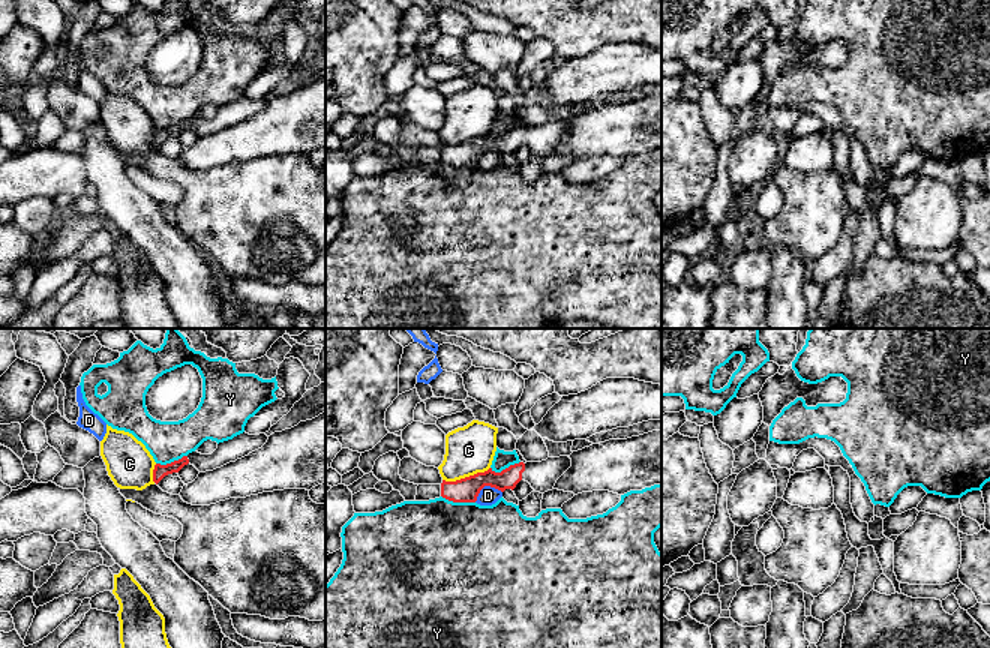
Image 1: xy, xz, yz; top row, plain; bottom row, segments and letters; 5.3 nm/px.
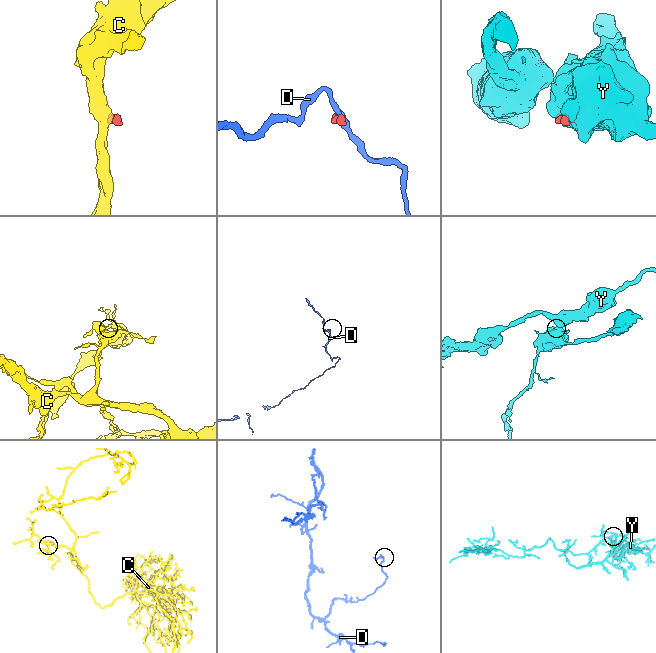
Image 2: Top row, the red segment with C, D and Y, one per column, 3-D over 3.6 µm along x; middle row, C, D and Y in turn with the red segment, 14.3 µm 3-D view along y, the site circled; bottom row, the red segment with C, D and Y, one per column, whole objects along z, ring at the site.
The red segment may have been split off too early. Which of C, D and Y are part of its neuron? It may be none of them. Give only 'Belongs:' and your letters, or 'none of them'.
Belongs: none of them

